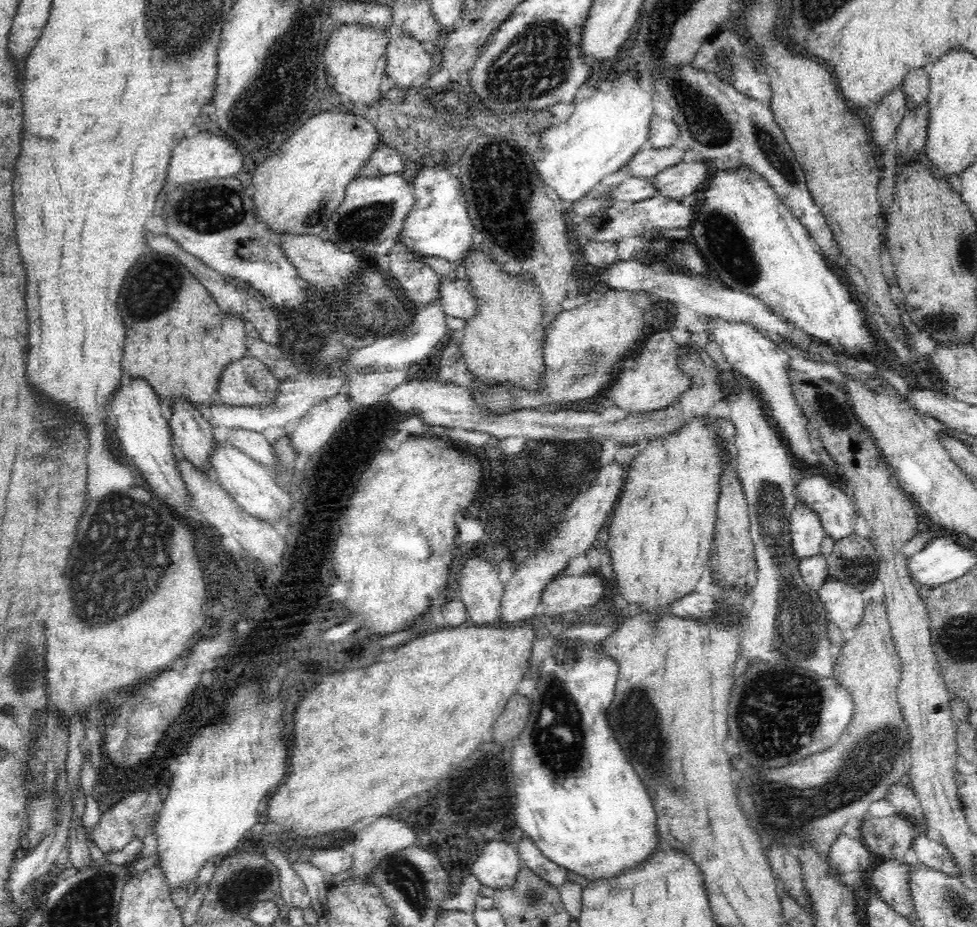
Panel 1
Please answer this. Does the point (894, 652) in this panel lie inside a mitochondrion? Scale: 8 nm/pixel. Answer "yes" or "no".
no

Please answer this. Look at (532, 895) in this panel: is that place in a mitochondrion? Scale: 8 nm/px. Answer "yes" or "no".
yes

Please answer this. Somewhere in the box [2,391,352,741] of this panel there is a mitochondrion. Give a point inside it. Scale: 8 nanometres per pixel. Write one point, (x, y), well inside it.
(102, 593)

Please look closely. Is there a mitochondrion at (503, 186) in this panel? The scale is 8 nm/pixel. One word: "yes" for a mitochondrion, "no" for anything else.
yes

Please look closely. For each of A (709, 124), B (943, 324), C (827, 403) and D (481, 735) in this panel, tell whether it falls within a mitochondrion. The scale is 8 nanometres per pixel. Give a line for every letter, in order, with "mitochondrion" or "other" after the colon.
A: mitochondrion
B: mitochondrion
C: mitochondrion
D: other

